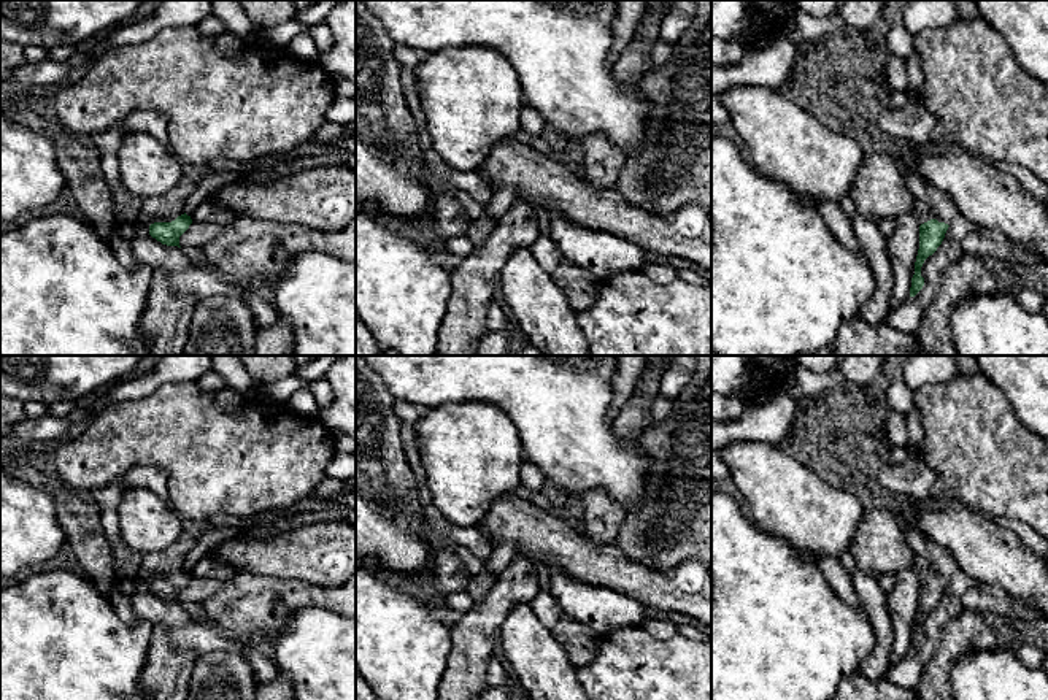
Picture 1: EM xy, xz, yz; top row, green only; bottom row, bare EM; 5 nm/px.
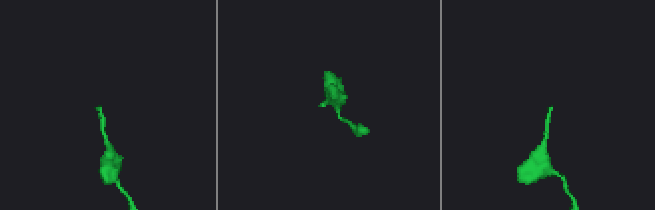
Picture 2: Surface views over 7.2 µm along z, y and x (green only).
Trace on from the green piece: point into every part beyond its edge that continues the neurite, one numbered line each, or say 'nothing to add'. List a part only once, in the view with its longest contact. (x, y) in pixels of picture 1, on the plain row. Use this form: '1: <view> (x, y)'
1: xy (164, 564)

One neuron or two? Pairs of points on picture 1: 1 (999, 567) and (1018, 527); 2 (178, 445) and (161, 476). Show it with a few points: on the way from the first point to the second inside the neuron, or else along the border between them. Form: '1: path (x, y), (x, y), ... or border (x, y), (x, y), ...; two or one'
1: border (991, 518), (1009, 529), (1031, 551); two
2: border (127, 470), (161, 467), (169, 499); two

